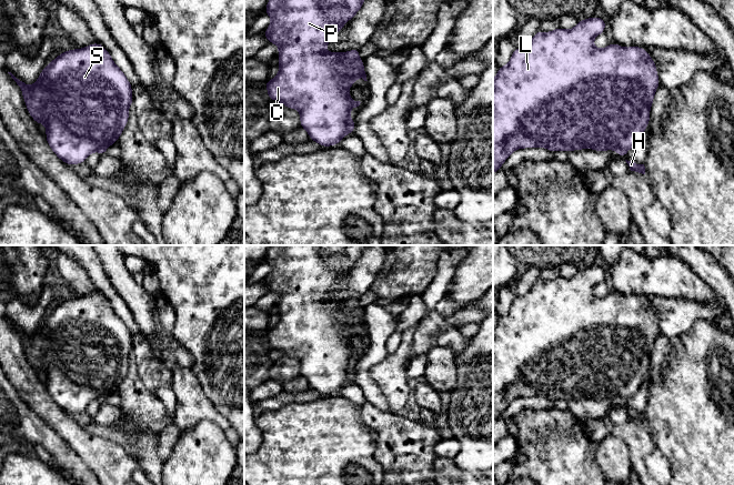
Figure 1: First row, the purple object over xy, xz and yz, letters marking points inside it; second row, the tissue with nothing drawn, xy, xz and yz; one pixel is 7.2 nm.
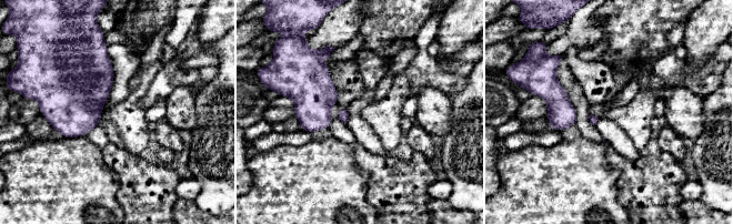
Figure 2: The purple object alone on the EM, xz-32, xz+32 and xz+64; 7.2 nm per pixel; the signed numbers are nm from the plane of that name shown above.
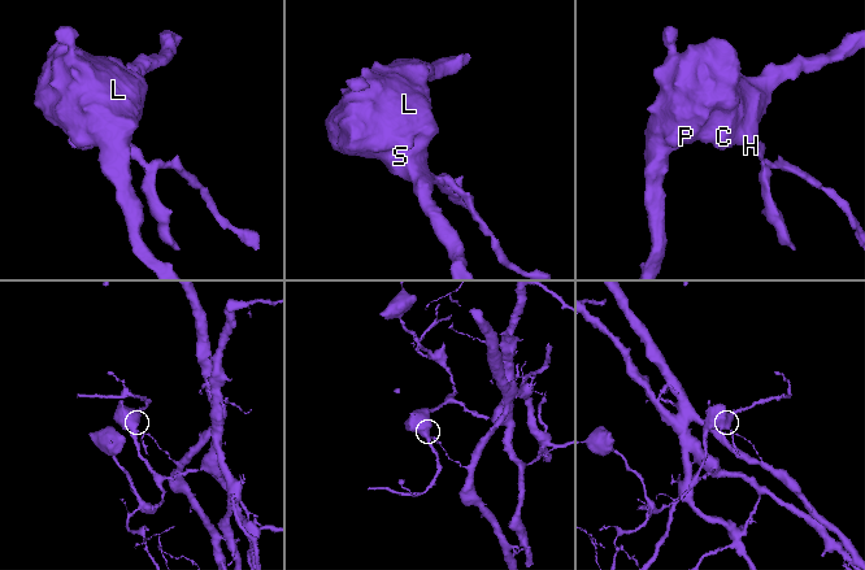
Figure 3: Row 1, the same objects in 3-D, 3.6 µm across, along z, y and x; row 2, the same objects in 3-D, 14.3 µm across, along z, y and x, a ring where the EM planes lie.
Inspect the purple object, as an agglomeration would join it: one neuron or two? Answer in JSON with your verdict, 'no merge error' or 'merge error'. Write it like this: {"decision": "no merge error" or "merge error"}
{"decision": "merge error"}

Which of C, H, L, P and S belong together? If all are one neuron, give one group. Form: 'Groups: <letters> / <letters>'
Groups: C L P S / H

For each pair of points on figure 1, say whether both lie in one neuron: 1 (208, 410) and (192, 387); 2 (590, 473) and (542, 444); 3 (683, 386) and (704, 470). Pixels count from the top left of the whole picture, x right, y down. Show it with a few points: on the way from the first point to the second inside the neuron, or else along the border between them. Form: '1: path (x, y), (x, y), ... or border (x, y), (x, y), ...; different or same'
1: path (202, 404), (192, 393); same
2: path (577, 473), (574, 473), (554, 453); same
3: path (704, 407), (704, 448); same

